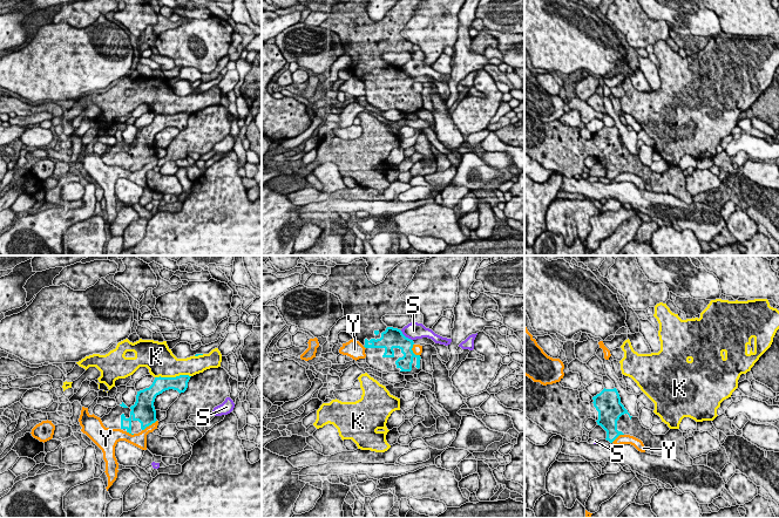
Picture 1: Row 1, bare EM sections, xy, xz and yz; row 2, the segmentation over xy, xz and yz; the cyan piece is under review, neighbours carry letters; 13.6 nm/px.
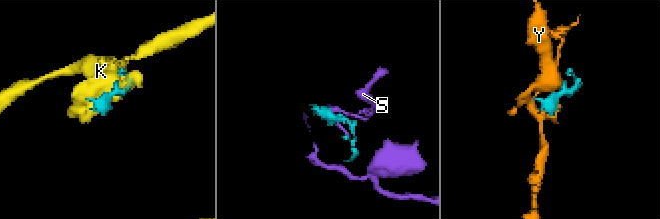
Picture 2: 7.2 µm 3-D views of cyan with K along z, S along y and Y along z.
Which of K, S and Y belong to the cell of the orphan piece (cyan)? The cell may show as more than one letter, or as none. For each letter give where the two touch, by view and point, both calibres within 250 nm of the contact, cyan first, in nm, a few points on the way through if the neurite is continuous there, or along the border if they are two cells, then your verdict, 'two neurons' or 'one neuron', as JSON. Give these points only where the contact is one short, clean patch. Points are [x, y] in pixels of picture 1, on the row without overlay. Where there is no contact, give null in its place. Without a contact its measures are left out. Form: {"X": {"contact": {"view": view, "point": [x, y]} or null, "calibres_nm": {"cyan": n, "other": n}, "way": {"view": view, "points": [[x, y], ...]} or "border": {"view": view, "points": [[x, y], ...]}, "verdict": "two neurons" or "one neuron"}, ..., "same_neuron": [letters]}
{"K": {"contact": {"view": "xy", "point": [173, 115]}, "calibres_nm": {"cyan": 220, "other": 360}, "verdict": "two neurons"}, "S": {"contact": {"view": "xz", "point": [405, 74]}, "calibres_nm": {"cyan": 280, "other": 240}, "border": {"view": "xz", "points": [[400, 68], [412, 77]]}, "verdict": "two neurons"}, "Y": {"contact": {"view": "xy", "point": [149, 162]}, "calibres_nm": {"cyan": 320, "other": 190}, "verdict": "two neurons"}, "same_neuron": []}

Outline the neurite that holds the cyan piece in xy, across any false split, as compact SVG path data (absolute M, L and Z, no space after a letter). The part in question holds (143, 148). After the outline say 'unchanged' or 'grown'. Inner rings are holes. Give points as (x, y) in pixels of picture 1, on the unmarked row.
M189 113L155 115L149 125L137 129L134 143L128 145L122 139L104 152L101 156L103 163L109 166L121 166L131 172L141 170L157 158L154 144L156 134L169 127L177 128L179 131L184 130L190 115Z; grown

